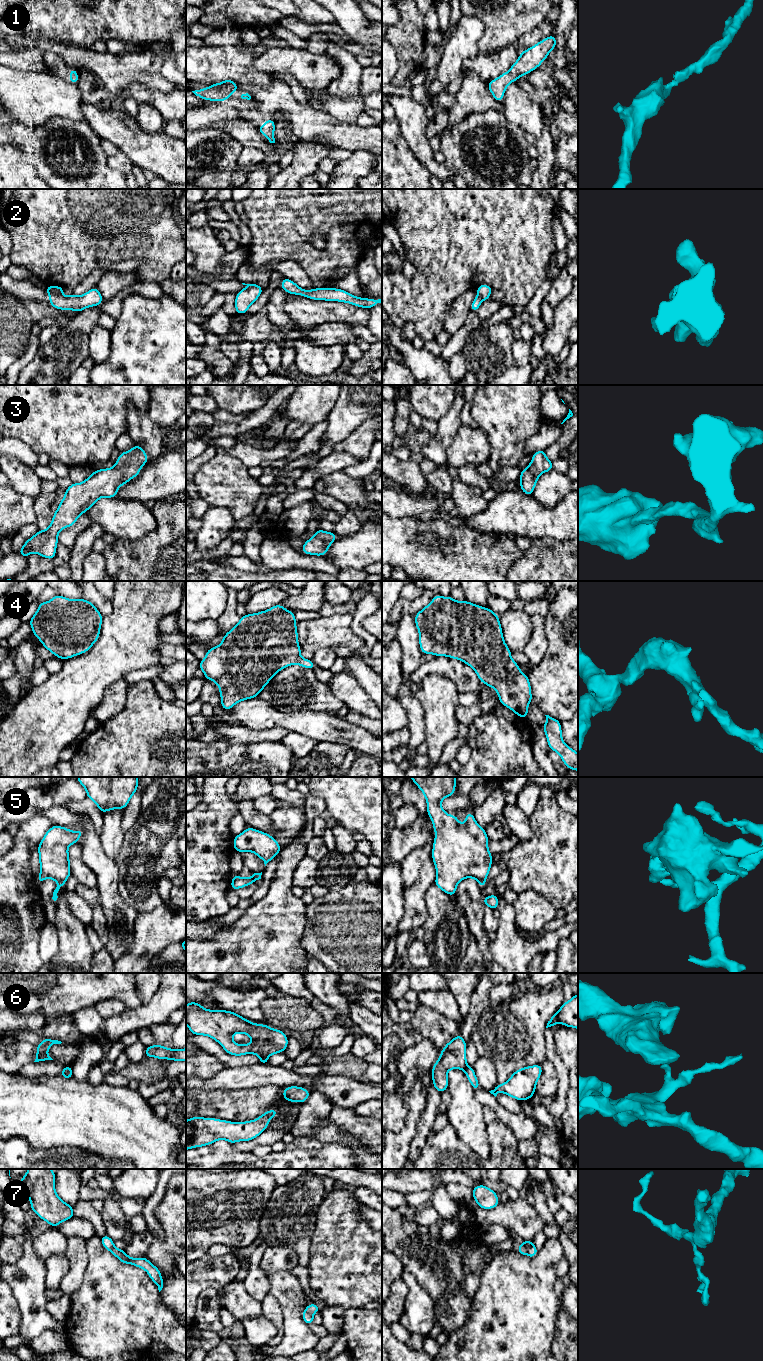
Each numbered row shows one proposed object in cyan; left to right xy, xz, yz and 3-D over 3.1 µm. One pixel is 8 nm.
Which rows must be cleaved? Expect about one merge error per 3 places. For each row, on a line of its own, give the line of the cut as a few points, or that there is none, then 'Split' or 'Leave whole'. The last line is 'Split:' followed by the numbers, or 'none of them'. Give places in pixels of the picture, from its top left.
1: No split. Leave whole
2: Split along xy (47, 290), (60, 295). Split
3: No split. Leave whole
4: No split. Leave whole
5: Split along xy (64, 880), (58, 882). Split
6: Split along yz (467, 1066), (464, 1070). Split
7: Split along yz (521, 1244), (527, 1253). Split
Split: 2, 5, 6, 7

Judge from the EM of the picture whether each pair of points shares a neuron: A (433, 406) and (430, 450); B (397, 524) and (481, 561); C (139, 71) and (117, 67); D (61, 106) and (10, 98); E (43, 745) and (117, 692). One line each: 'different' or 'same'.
A: different
B: same
C: same
D: same
E: different

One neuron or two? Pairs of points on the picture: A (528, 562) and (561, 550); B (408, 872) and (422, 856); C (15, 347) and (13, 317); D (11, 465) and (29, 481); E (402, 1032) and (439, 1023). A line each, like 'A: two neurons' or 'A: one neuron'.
A: one neuron
B: one neuron
C: one neuron
D: one neuron
E: one neuron

